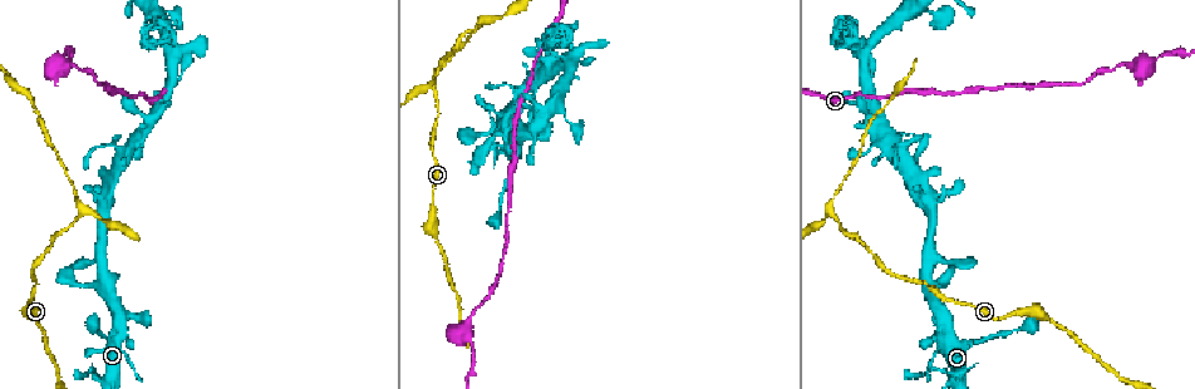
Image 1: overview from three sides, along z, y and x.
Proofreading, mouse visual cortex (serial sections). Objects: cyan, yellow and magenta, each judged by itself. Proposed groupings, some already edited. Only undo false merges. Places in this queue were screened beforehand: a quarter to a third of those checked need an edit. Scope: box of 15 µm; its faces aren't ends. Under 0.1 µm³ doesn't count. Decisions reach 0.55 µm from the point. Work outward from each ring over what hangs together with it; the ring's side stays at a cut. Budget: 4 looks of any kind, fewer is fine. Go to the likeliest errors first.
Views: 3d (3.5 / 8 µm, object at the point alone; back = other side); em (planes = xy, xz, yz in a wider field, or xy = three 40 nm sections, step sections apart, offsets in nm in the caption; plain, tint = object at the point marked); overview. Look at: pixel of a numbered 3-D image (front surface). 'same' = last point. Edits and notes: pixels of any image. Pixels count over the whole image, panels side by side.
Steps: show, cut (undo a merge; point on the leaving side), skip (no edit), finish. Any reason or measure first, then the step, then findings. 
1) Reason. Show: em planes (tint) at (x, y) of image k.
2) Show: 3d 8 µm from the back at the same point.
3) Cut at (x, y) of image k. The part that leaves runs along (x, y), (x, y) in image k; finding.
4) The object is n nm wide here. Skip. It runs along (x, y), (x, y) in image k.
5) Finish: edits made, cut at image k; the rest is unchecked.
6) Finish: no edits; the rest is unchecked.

A fork. Show: 3d 3.5 µm at (467, 323) of image 1.

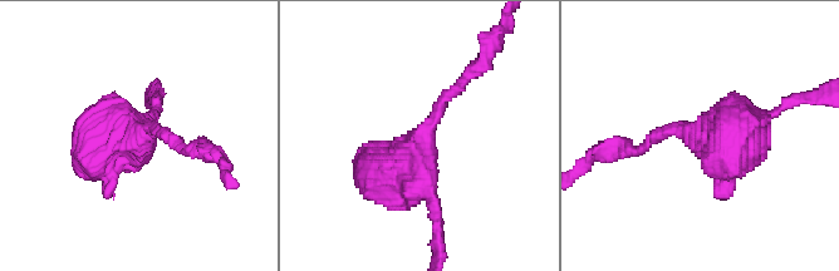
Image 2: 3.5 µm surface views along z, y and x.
Show: em xy step 1 (tint) at (705, 137) of image 2.

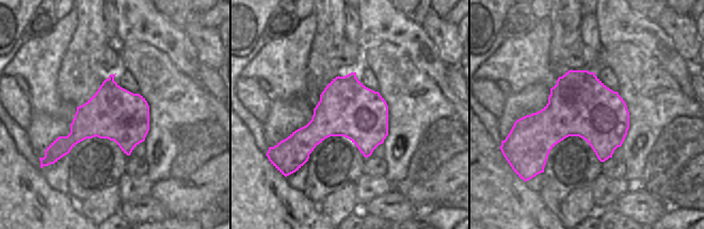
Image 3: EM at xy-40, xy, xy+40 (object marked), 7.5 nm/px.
Skip. It runs along (451, 93), (416, 164), (386, 173), (369, 142) in image 2; continuous, no second cell.

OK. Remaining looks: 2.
Arms part here. Show: 3d 3.5 µm at (831, 212) of image 1.

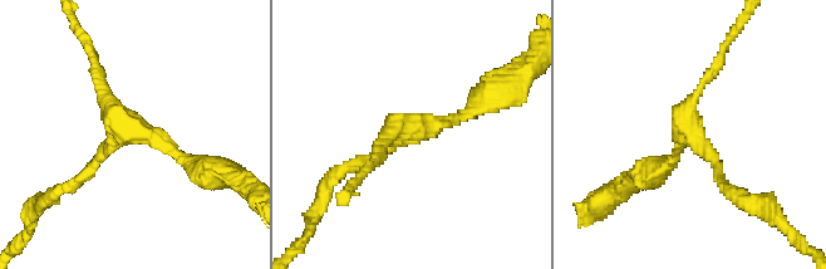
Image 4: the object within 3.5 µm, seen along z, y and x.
3 arms meet here; the arms are 150, 150, 150 nm wide. Show: em planes (tint) at (687, 130) of image 4.

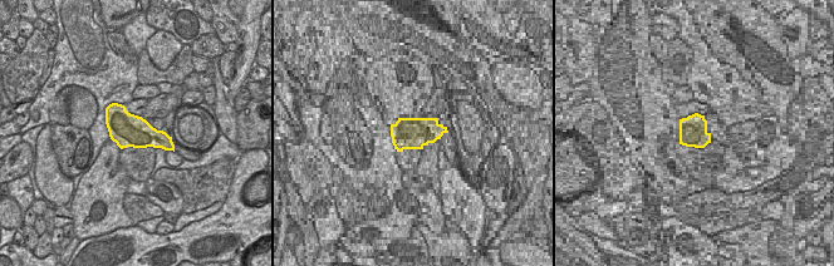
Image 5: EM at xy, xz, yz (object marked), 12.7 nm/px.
Skip. It runs along (67, 189), (117, 138), (93, 62) in image 4; one cell here.

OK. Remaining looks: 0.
Finish: no edits; the rest is unchecked.

